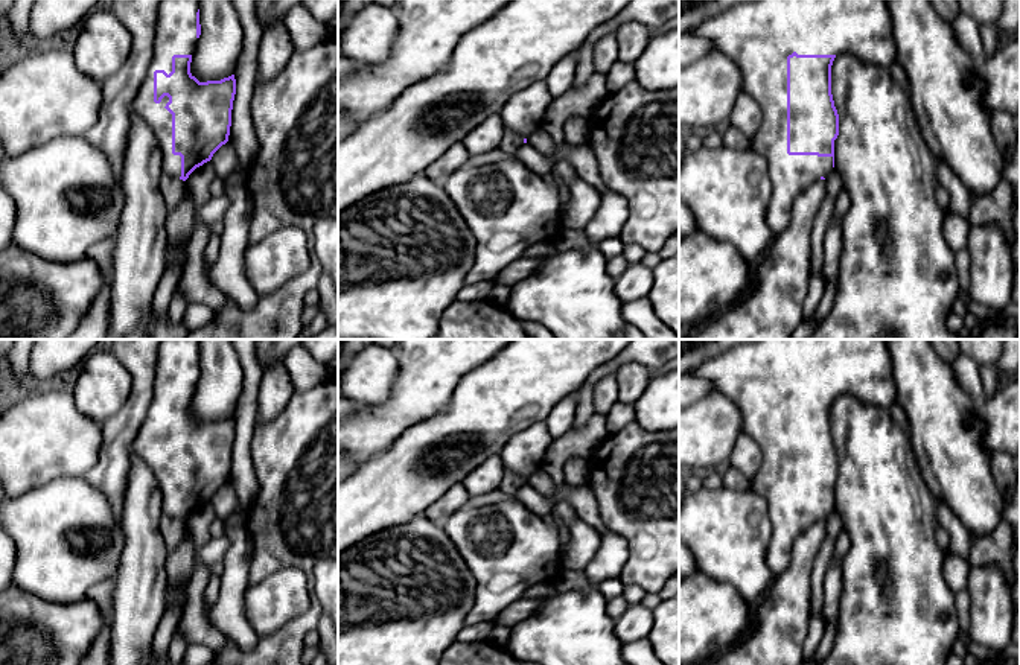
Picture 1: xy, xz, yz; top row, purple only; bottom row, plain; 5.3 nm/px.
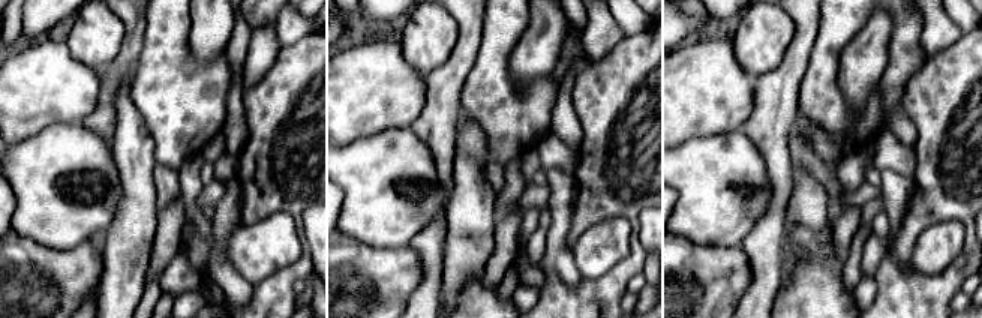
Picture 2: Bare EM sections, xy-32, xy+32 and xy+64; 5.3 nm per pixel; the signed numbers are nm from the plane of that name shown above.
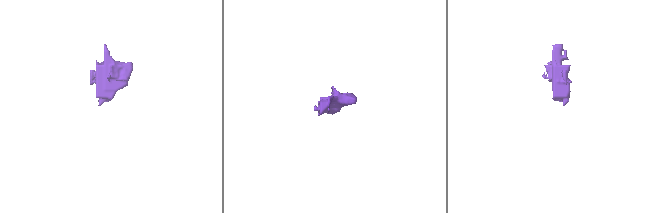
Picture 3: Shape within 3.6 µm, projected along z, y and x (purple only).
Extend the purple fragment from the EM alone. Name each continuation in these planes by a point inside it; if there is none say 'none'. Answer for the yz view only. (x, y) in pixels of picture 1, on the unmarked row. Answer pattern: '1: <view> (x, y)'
1: yz (758, 376)

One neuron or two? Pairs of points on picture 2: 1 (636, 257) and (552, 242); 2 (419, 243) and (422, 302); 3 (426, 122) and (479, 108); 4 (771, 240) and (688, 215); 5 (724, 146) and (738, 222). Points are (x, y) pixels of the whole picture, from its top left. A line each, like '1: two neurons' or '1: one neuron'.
1: two neurons
2: one neuron
3: two neurons
4: two neurons
5: one neuron

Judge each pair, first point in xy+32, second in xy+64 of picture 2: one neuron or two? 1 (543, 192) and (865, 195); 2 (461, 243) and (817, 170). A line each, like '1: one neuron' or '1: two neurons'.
1: one neuron
2: two neurons

